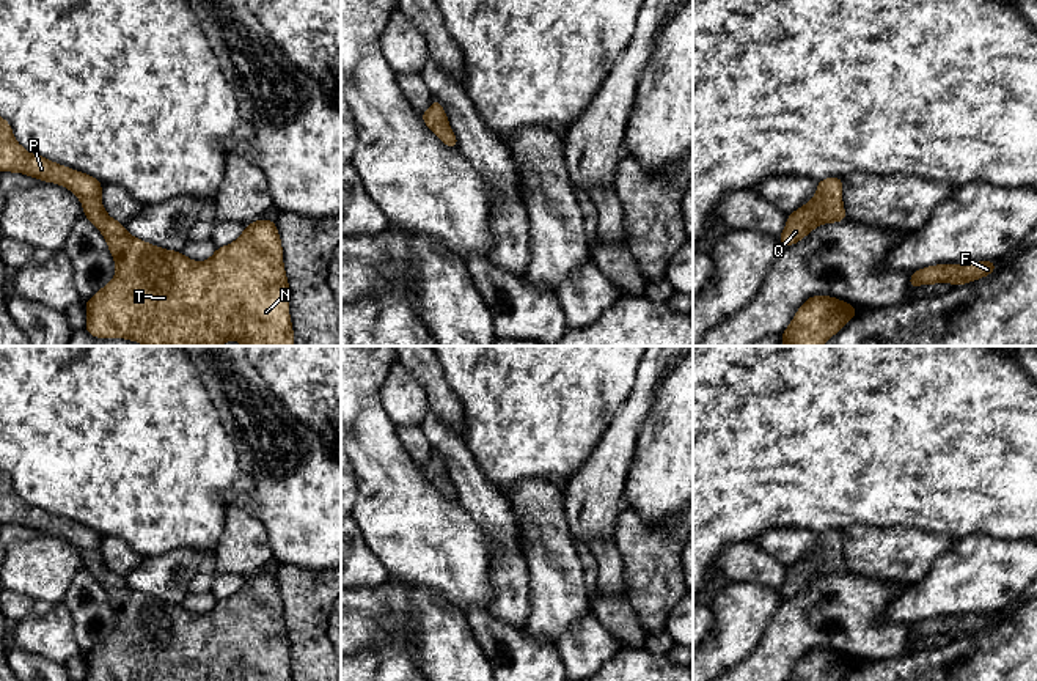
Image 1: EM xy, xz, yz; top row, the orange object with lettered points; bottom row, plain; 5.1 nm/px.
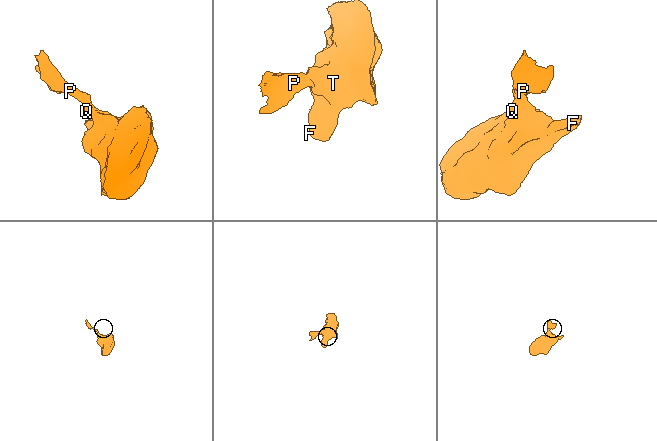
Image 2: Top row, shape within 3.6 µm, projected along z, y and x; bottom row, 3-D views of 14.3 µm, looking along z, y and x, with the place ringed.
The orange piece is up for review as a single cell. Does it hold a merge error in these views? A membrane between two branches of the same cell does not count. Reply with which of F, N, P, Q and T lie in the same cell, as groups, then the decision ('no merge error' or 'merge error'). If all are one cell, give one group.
groups F N P Q T; no merge error

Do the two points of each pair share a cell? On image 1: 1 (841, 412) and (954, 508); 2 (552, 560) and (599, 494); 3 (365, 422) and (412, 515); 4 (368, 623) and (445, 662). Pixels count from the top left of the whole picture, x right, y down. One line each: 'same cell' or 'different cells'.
1: same cell
2: different cells
3: same cell
4: same cell

